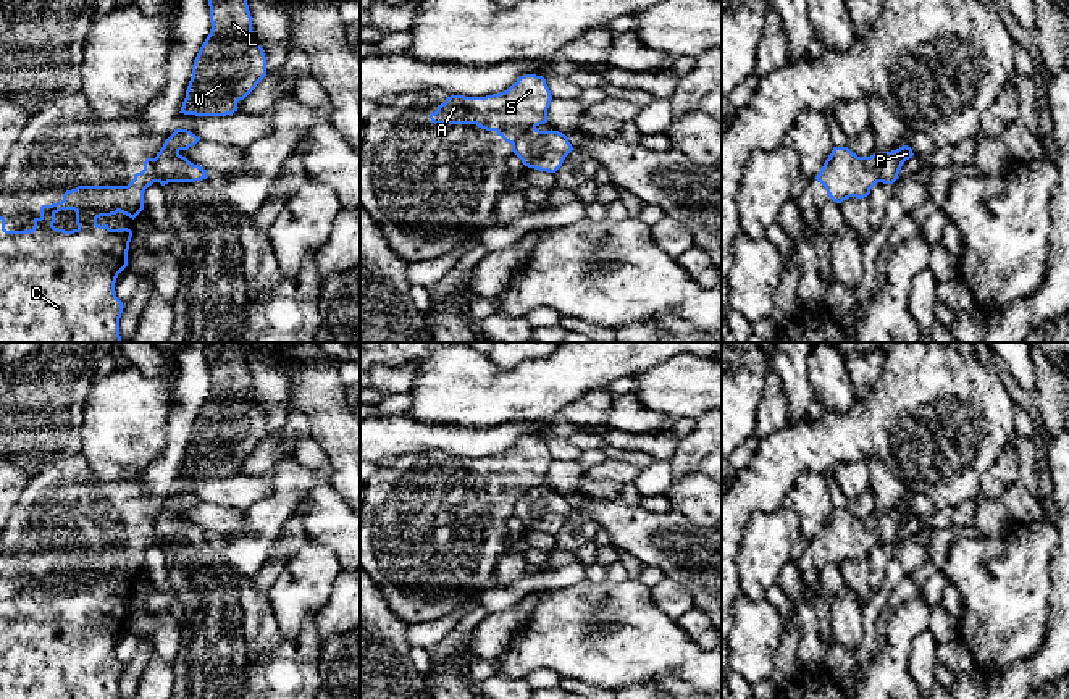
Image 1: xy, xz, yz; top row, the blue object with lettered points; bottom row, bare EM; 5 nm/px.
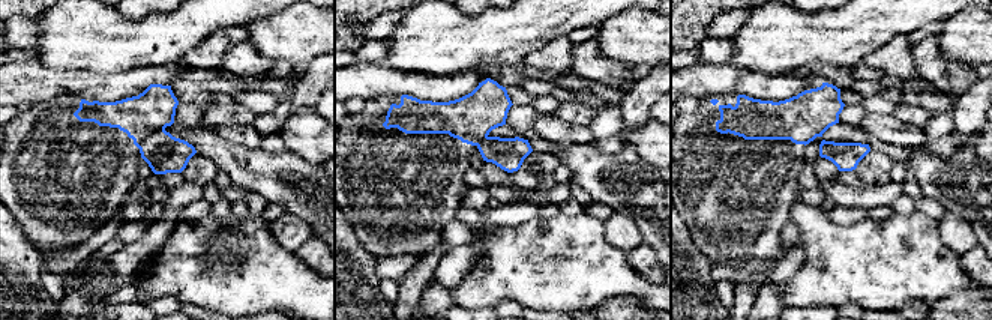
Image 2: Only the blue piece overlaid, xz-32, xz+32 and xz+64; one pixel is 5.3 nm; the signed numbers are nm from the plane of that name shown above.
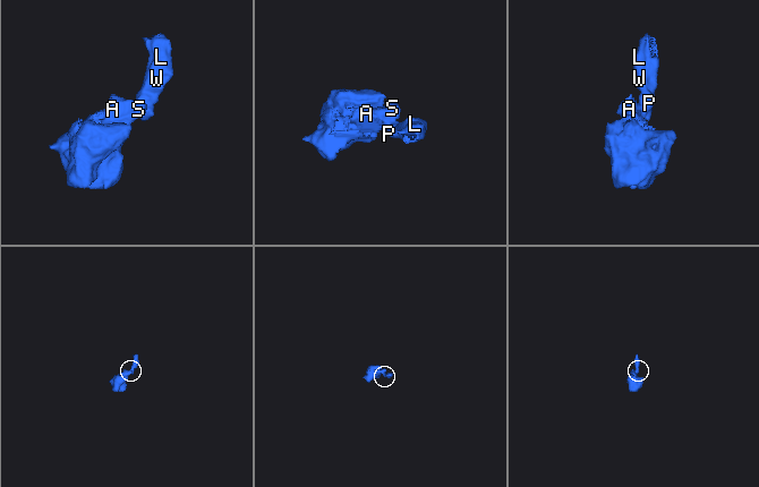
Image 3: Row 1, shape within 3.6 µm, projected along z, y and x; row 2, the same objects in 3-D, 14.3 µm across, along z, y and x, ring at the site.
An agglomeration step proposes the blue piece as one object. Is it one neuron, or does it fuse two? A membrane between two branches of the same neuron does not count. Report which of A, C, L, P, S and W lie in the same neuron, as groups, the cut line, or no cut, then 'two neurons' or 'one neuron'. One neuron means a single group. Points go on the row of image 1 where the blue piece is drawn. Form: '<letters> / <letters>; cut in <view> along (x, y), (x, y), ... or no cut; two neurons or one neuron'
A C S / L P W; cut in yz along (874, 155), (880, 181); two neurons

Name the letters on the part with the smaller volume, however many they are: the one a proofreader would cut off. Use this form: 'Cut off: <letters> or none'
Cut off: L, P, W

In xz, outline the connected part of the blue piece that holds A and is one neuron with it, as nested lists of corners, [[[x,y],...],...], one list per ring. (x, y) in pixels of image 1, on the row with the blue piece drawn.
[[[520,76],[507,90],[486,97],[451,95],[430,119],[434,124],[476,124],[514,144],[525,131],[547,123],[552,100],[543,76]]]

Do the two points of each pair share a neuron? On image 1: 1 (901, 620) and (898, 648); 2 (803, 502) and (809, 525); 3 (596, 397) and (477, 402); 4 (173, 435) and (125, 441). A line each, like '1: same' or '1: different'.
1: same
2: same
3: different
4: different

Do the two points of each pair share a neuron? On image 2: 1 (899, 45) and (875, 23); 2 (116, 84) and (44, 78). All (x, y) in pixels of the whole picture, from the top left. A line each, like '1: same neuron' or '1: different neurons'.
1: different neurons
2: same neuron

